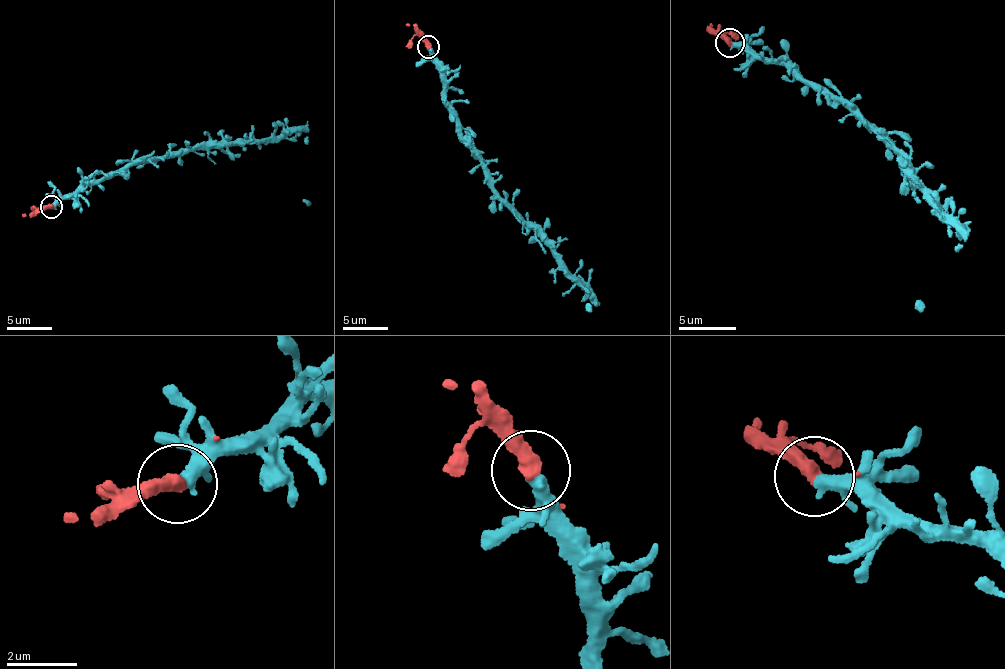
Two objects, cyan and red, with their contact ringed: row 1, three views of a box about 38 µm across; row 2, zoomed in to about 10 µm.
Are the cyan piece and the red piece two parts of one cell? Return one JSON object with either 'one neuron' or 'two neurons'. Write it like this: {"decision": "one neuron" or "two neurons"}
{"decision": "one neuron"}

